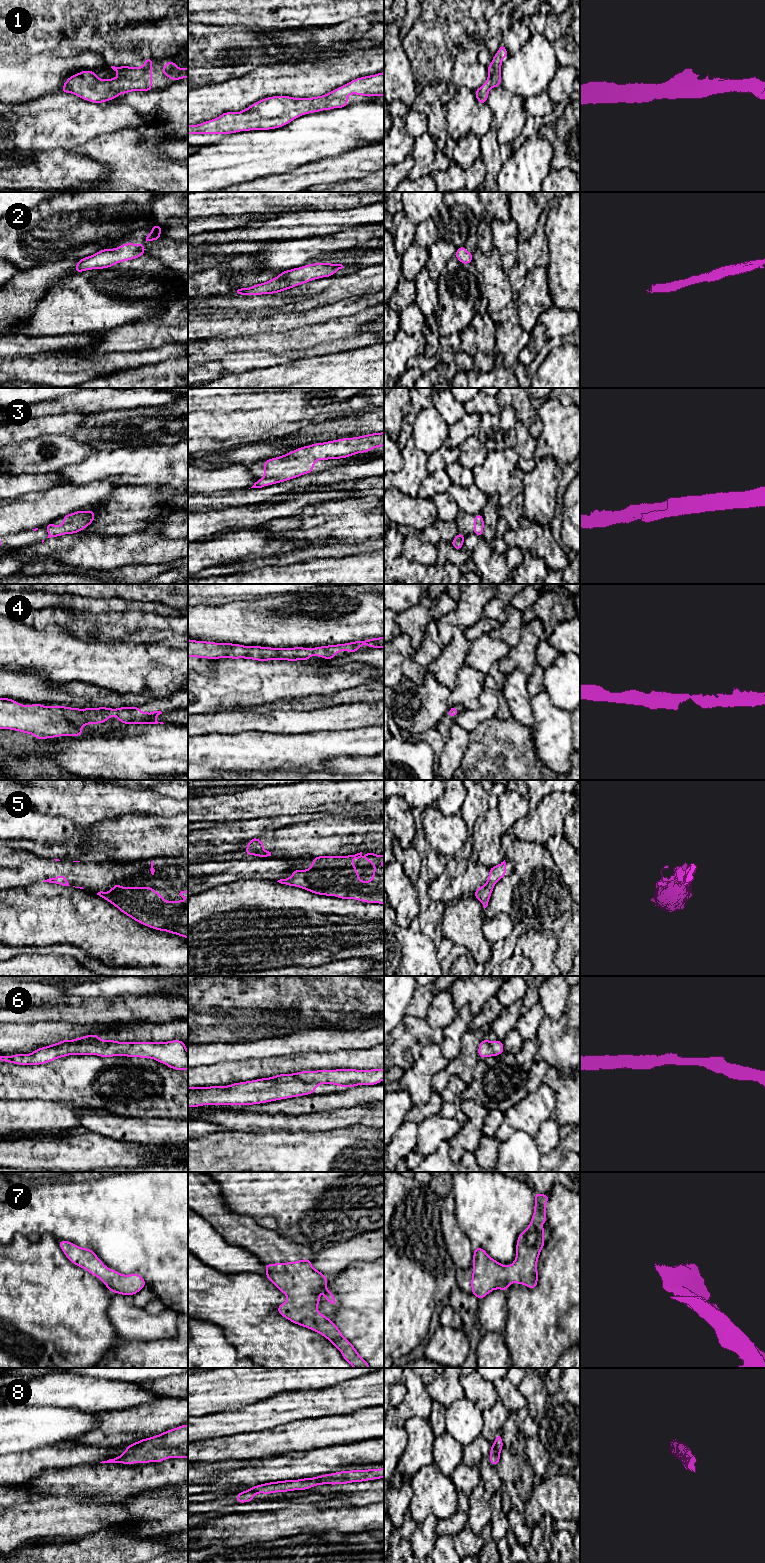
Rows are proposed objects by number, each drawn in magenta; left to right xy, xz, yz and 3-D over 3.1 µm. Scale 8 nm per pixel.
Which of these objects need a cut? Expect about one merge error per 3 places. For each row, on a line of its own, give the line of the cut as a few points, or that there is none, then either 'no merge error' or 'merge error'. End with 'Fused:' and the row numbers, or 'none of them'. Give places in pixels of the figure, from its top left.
1: no cut | no merge error
2: no cut | no merge error
3: no cut | no merge error
4: no cut | no merge error
5: no cut | no merge error
6: no cut | no merge error
7: no cut | no merge error
8: no cut | no merge error
Fused: none of them

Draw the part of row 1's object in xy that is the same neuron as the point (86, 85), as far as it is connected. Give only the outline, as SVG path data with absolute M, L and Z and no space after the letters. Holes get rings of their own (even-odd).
M149 57L144 60L142 67L111 66L118 77L110 79L99 79L95 72L84 70L70 76L60 92L72 93L92 103L104 103L114 100L120 94L151 91L152 64L152 57Z

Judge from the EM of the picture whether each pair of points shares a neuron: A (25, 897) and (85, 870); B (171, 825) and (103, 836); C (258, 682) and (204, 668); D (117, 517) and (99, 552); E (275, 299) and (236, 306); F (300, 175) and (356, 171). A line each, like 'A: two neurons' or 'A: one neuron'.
A: two neurons
B: one neuron
C: two neurons
D: two neurons
E: one neuron
F: one neuron

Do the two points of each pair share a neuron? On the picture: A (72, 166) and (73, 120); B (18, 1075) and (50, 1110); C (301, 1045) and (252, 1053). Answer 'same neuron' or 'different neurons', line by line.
A: different neurons
B: different neurons
C: same neuron

